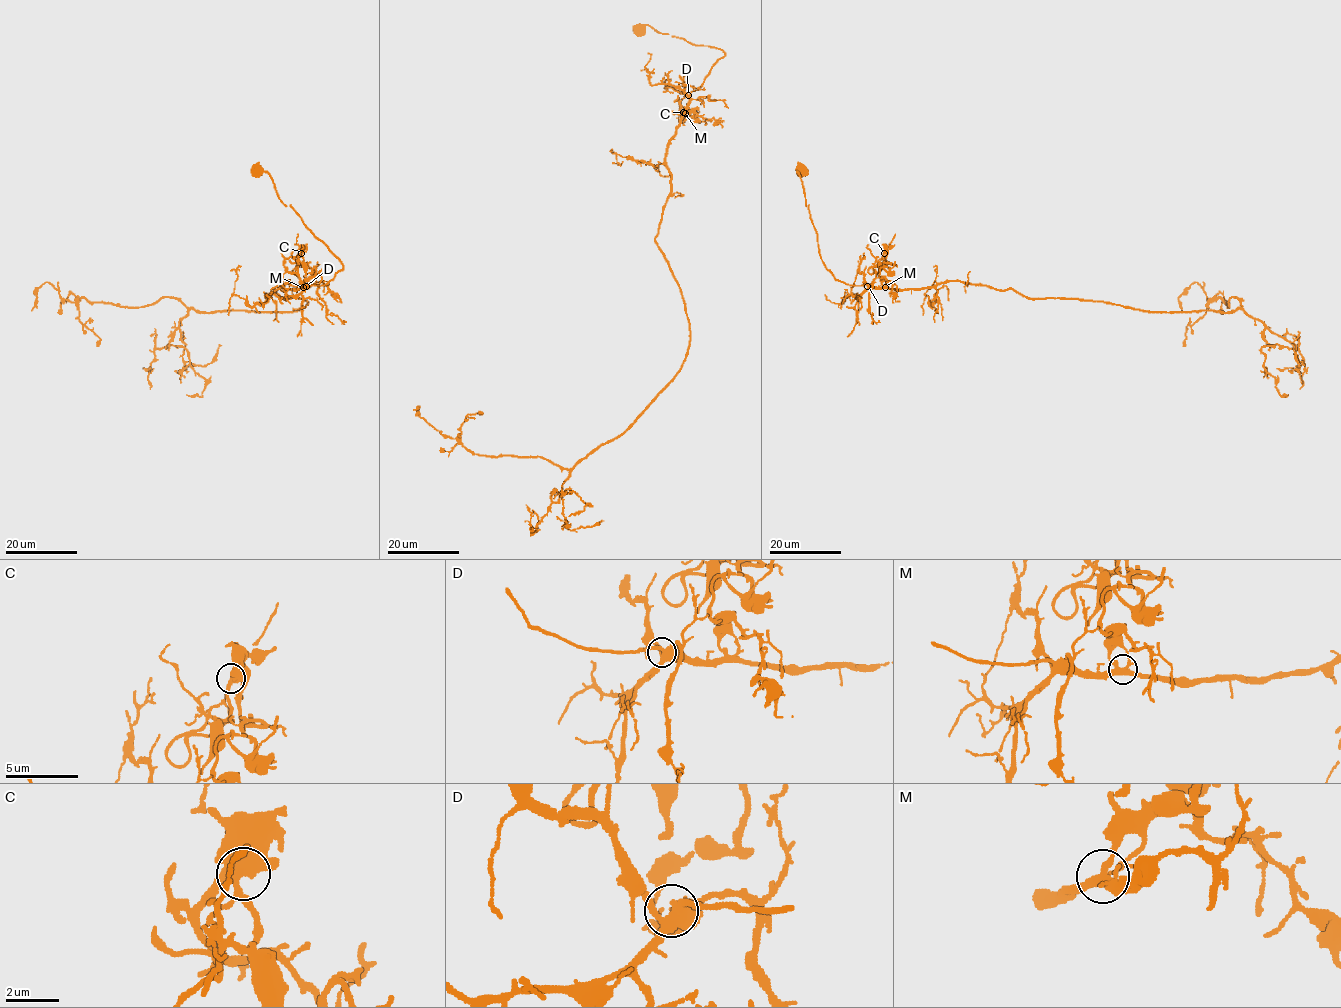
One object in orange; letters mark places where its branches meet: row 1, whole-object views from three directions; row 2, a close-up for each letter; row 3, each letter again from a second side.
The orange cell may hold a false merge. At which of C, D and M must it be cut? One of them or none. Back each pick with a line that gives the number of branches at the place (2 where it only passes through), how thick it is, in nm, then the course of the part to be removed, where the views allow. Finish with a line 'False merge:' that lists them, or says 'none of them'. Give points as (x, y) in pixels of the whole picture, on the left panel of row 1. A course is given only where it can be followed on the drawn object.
M: 4 | 340 nm | (302, 286), (315, 275), (316, 269), (312, 271), (307, 264), (296, 263), (298, 266), (302, 245)
False merge: M

